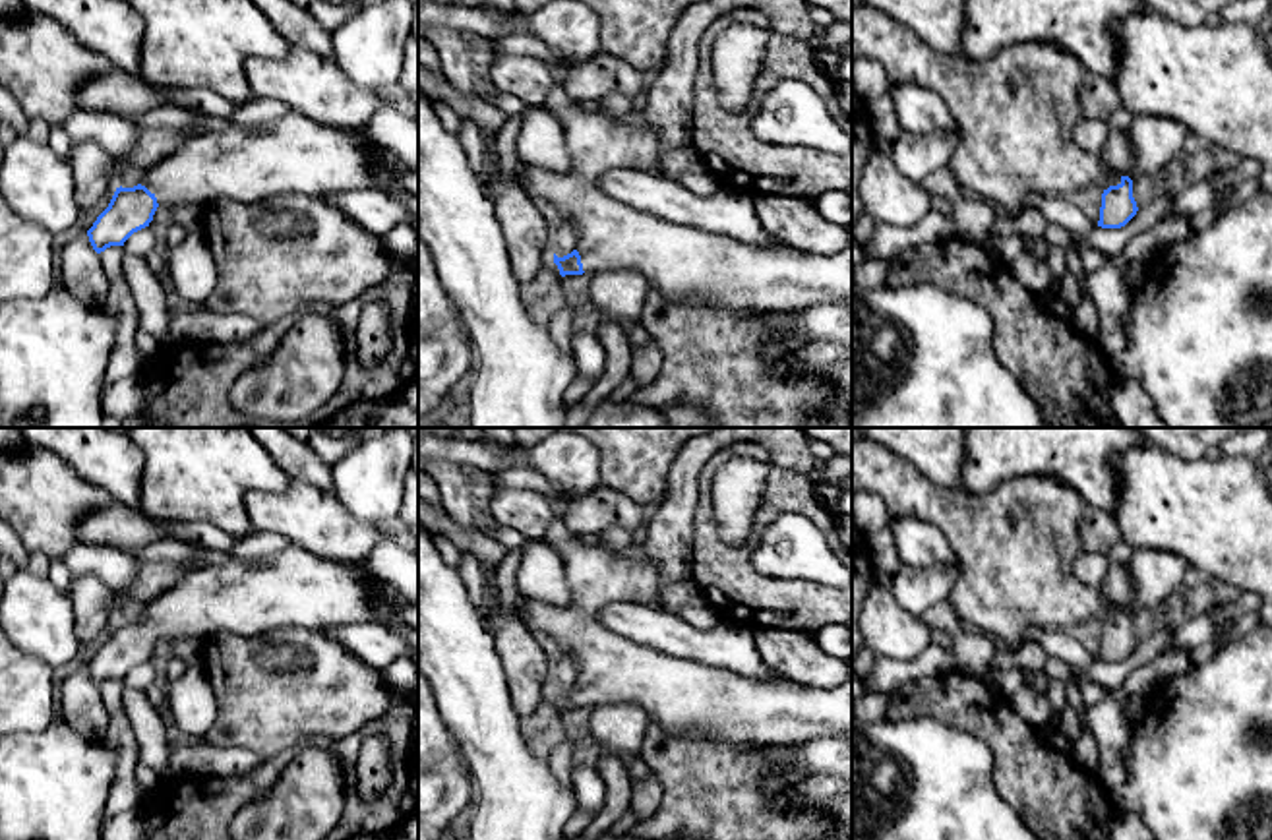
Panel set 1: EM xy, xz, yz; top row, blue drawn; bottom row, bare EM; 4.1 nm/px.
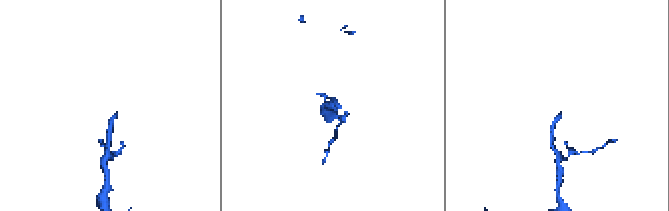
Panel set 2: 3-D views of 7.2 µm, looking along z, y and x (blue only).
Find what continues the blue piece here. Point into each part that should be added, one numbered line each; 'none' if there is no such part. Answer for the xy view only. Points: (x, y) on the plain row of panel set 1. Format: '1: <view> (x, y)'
1: xy (293, 589)

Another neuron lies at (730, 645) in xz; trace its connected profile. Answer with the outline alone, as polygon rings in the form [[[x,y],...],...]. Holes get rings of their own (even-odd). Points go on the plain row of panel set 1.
[[[625,600],[606,604],[598,617],[614,633],[676,658],[759,681],[786,679],[763,662],[755,646],[755,629],[738,621],[722,619],[716,627],[701,631],[674,614]]]

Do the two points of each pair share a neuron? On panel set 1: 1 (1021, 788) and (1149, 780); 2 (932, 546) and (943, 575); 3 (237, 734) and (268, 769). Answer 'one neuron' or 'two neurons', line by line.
1: two neurons
2: two neurons
3: two neurons

